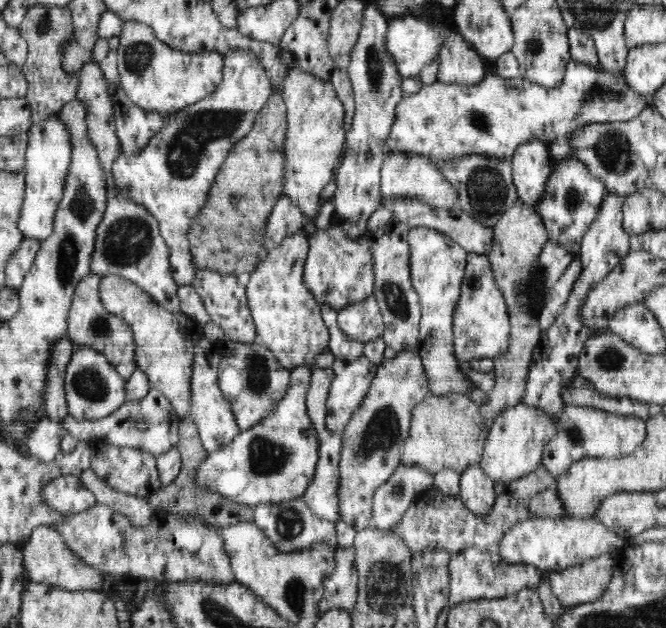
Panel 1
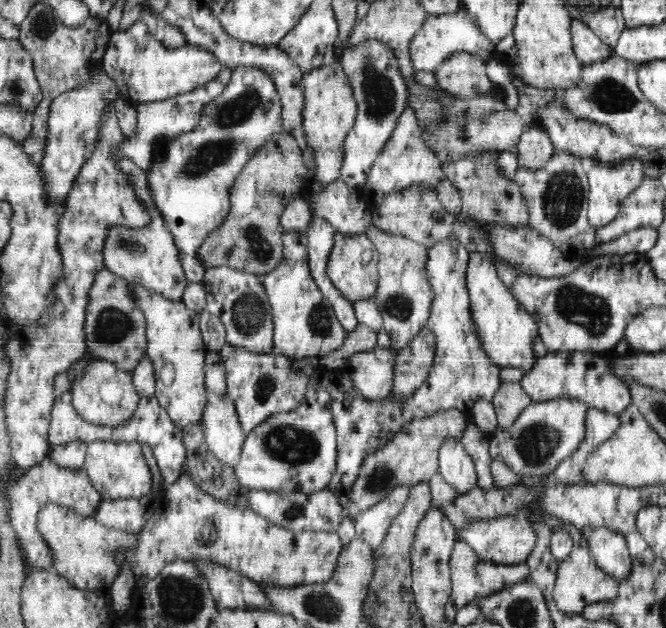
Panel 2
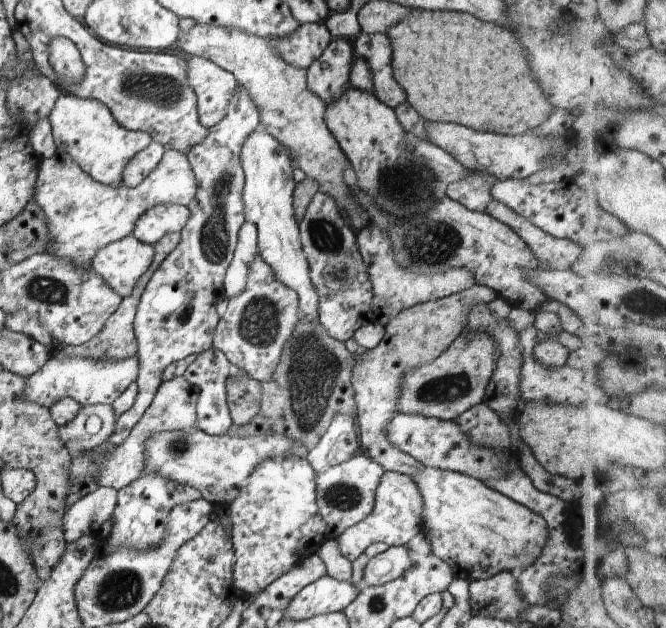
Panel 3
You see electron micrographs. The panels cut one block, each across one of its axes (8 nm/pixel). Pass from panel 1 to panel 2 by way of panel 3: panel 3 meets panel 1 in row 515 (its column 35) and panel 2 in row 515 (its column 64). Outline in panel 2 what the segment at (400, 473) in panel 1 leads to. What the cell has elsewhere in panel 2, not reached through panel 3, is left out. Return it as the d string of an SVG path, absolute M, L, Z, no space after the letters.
M412 485L397 486L382 502L357 515L354 519L356 538L367 542L373 551L378 550L392 521L404 506L411 488Z

